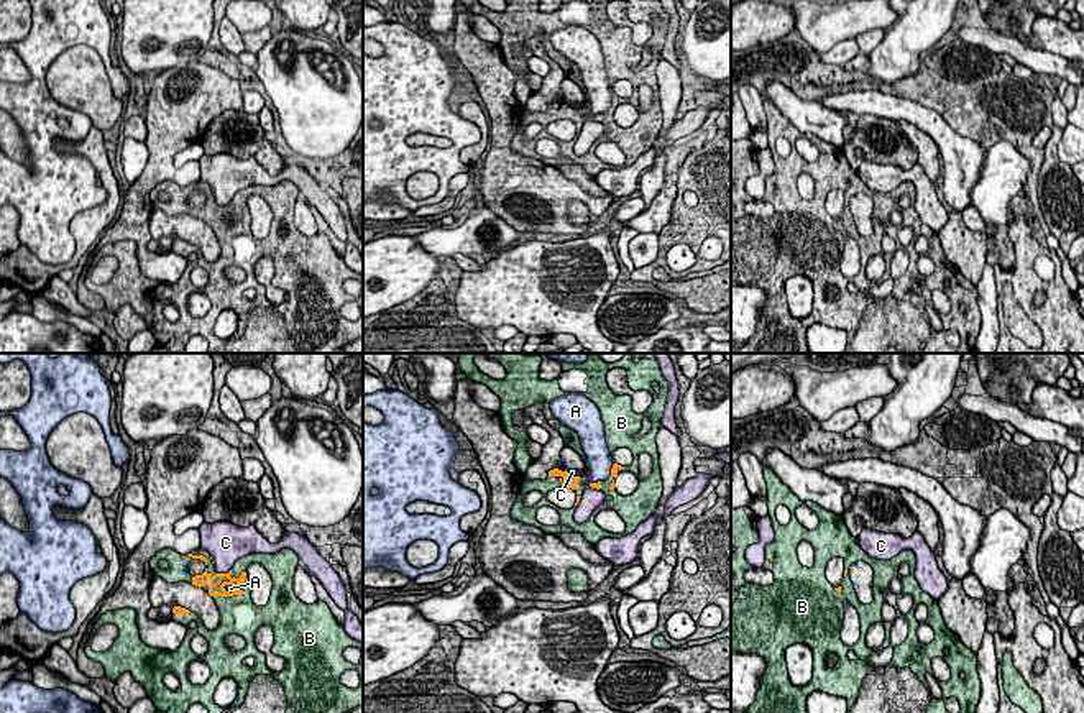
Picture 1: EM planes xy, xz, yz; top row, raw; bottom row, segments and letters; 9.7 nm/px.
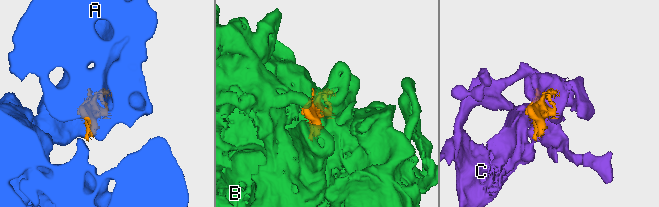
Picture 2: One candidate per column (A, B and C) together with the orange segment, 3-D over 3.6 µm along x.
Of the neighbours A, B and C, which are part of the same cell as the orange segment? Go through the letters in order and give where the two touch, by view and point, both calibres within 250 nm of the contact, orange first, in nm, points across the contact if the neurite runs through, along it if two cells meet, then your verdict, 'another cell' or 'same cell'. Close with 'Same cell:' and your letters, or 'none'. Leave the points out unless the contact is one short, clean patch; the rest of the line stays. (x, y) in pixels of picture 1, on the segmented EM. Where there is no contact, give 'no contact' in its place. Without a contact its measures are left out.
A: contact xy (230, 584); calibres 170 and 70 nm; another cell
B: contact xy (235, 593); calibres 170 and 380 nm; same cell
C: contact xy (224, 574); calibres 170 and 320 nm; another cell
Same cell: B

